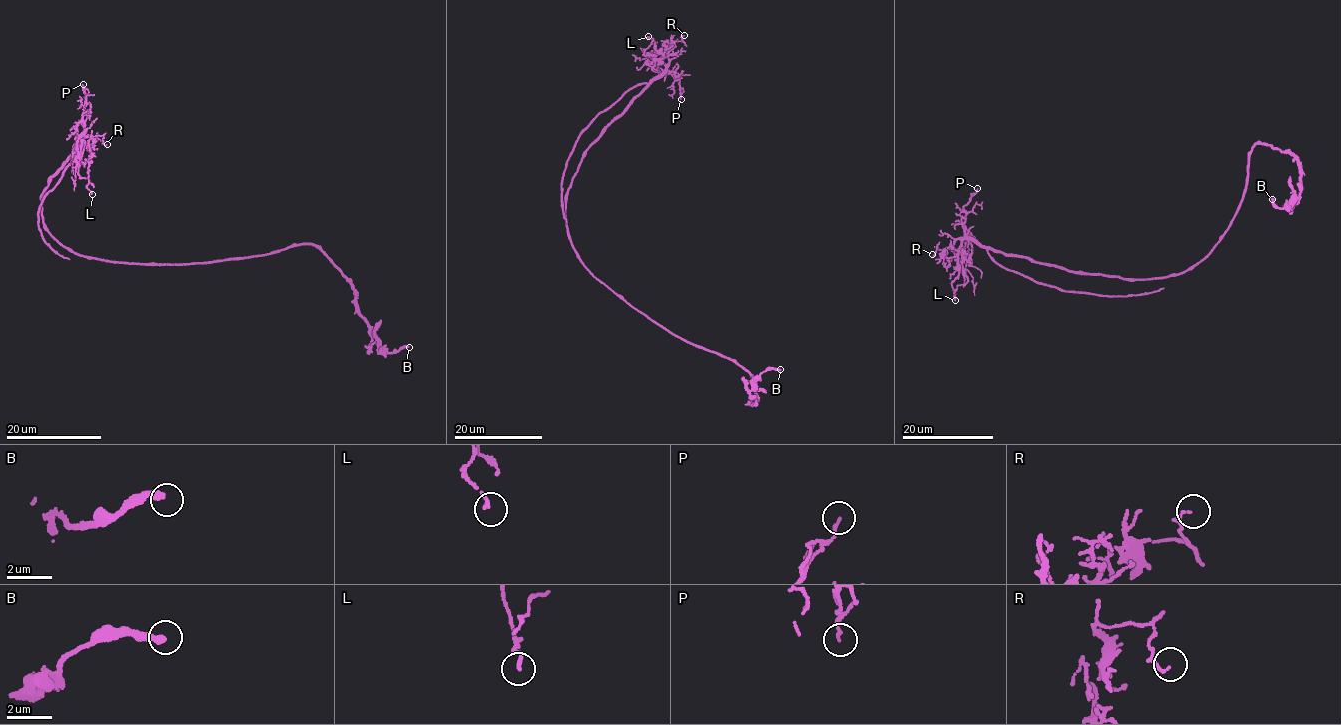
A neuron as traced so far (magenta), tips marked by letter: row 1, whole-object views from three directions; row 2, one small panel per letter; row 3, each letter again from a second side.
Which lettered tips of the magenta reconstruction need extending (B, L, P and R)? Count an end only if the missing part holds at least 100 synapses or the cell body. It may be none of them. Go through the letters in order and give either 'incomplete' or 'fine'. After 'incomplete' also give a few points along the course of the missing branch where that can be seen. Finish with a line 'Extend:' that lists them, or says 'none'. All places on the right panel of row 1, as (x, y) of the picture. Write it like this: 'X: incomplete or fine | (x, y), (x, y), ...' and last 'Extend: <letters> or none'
B: fine
L: fine
P: fine
R: fine
Extend: none

